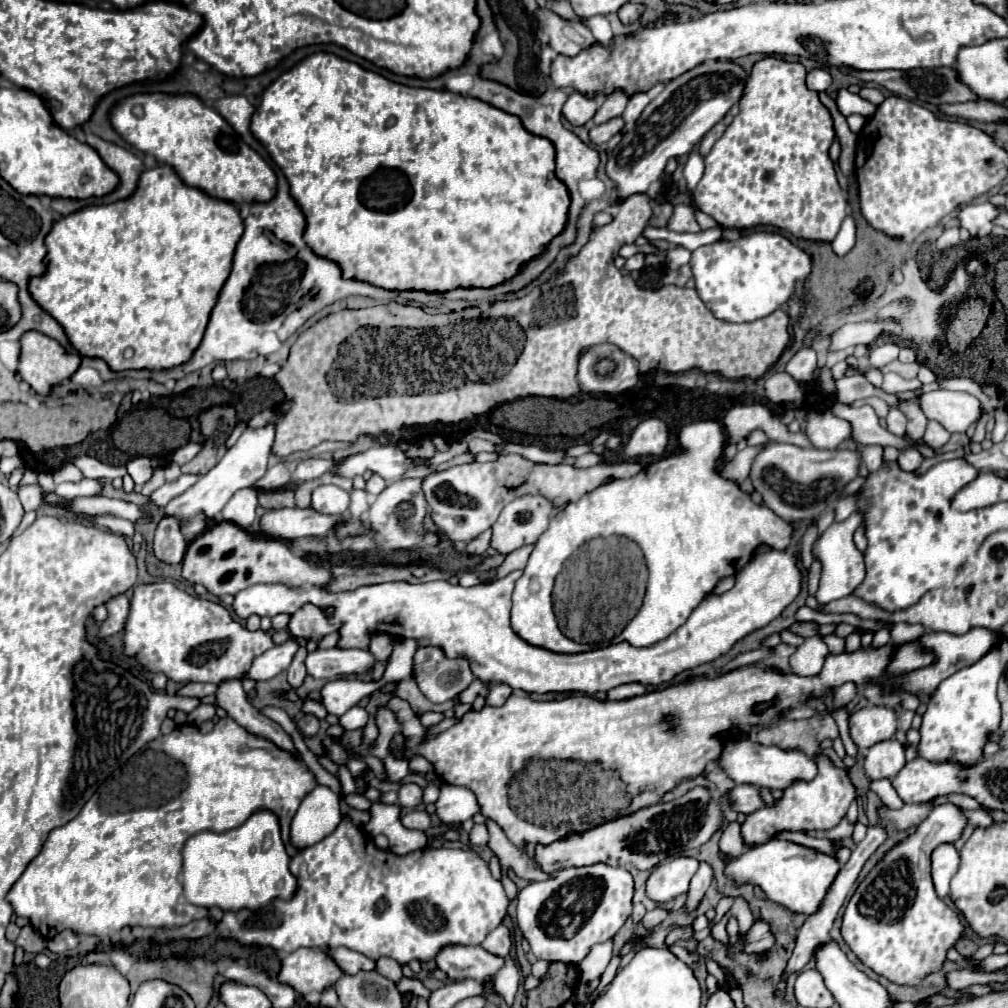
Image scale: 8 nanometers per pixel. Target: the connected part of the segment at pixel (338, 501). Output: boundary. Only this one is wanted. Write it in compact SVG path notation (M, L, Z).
M317 486L313 490L313 510L323 514L343 514L349 508L349 492L339 486Z

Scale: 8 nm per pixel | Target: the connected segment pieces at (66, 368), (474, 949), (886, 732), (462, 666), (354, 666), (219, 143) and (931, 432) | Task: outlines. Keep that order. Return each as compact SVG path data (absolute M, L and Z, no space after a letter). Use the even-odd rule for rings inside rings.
M25 332L21 338L21 360L19 360L19 376L41 396L49 396L55 386L63 380L69 380L77 368L81 366L81 354L67 352L57 340L43 336L41 332Z
M447 946L435 958L439 970L451 980L473 978L493 986L493 976L505 966L505 958L487 952L483 946Z
M885 706L861 708L849 718L849 732L857 748L871 748L877 742L891 740L897 730L897 714Z
M417 648L413 656L413 678L431 702L455 700L473 682L469 660L447 658L441 648Z
M329 648L309 652L307 674L321 680L335 680L341 676L369 674L375 668L375 656L371 650L361 648Z
M135 94L125 98L117 108L111 112L113 128L129 142L133 148L155 156L163 164L171 164L179 178L185 184L191 184L209 196L219 200L227 200L233 204L253 204L253 202L267 202L275 196L277 176L271 166L249 146L241 140L241 136L227 124L227 120L217 114L213 108L207 108L195 96L167 96L167 94Z
M929 422L927 432L925 432L925 436L923 436L925 444L929 444L929 446L935 448L935 450L939 450L941 446L945 446L945 444L949 442L949 438L951 438L951 434L949 434L939 422Z

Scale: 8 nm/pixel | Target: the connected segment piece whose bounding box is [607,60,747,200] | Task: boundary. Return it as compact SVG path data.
M707 60L667 82L665 90L647 104L637 122L623 128L623 140L609 156L607 176L617 184L619 198L647 192L665 170L669 158L689 154L741 98L745 82L747 74L743 68L729 60Z

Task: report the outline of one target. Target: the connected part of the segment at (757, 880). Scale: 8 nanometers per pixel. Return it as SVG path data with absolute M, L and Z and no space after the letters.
M769 840L767 844L753 848L751 852L739 858L731 858L727 862L727 874L733 876L737 884L759 884L769 900L805 916L819 912L827 890L839 874L839 868L841 866L833 856L785 840Z

